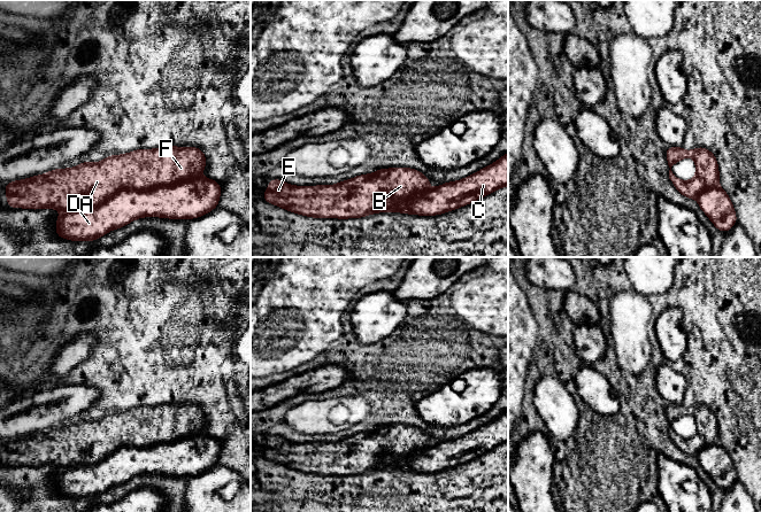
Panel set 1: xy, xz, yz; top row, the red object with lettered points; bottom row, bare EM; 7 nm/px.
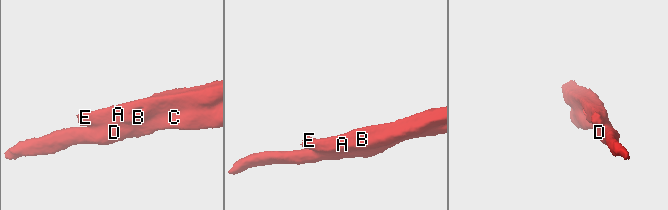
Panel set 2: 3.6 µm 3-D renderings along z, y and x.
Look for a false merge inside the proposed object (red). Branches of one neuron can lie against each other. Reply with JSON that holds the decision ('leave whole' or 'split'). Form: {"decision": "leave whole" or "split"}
{"decision": "split"}

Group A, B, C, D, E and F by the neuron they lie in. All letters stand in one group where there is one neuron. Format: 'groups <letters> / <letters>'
groups A B E F / C D

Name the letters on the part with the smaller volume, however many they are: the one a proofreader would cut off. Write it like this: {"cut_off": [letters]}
{"cut_off": ["A", "B", "E", "F"]}

